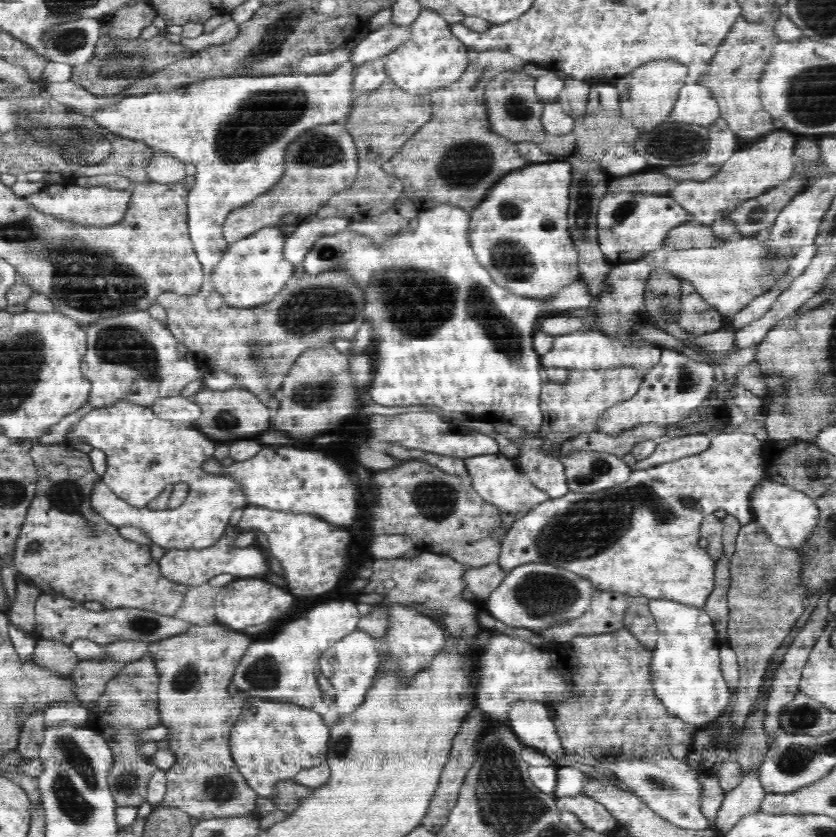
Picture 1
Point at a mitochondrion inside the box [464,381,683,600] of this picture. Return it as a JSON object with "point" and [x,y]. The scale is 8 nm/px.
{"point":[600,466]}

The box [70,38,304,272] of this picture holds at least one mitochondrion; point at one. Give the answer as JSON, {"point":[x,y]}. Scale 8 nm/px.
{"point":[120,64]}

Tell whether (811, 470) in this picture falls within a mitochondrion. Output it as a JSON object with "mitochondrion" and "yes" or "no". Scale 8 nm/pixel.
{"mitochondrion":"yes"}

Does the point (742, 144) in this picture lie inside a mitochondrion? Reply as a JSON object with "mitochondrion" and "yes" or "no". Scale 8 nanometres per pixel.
{"mitochondrion":"no"}

